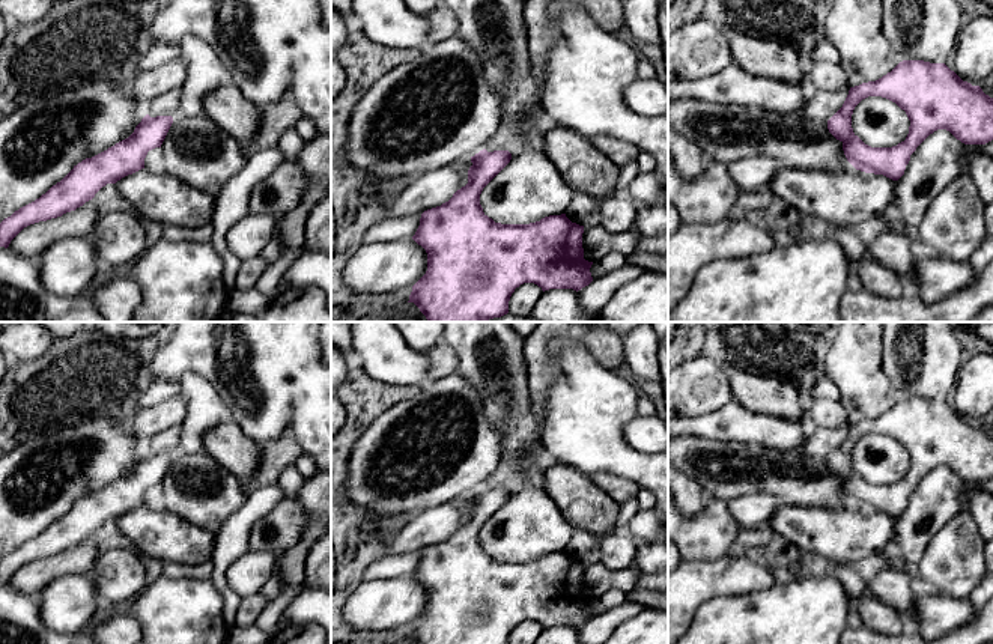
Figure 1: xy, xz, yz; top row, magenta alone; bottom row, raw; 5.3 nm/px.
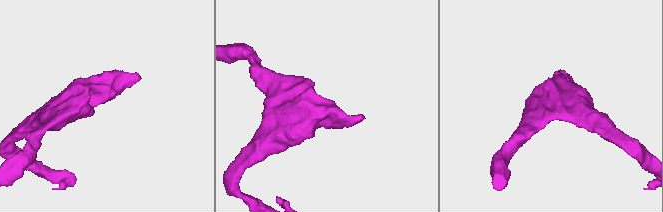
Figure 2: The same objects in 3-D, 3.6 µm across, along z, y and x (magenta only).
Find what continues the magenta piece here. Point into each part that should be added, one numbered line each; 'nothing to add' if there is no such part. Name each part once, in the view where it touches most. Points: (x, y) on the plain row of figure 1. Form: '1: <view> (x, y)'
nothing to add

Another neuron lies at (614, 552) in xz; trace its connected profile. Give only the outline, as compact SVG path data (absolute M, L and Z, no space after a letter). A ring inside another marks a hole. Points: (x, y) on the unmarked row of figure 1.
M576 530L566 546L566 554L579 563L596 561L609 570L621 570L633 564L636 549L636 540L620 537L615 533L596 539L588 531Z

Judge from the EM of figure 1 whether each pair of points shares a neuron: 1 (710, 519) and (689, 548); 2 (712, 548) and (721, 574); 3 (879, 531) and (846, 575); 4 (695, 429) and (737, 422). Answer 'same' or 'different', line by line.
1: same
2: different
3: different
4: same

